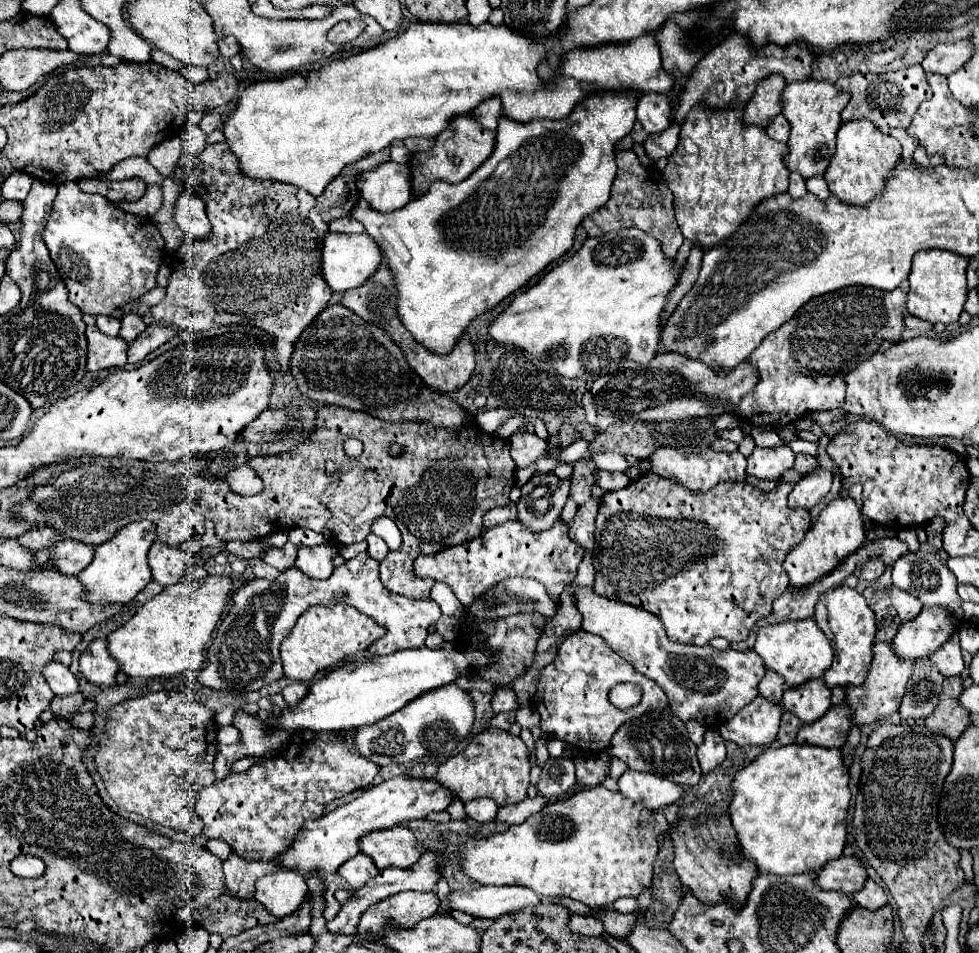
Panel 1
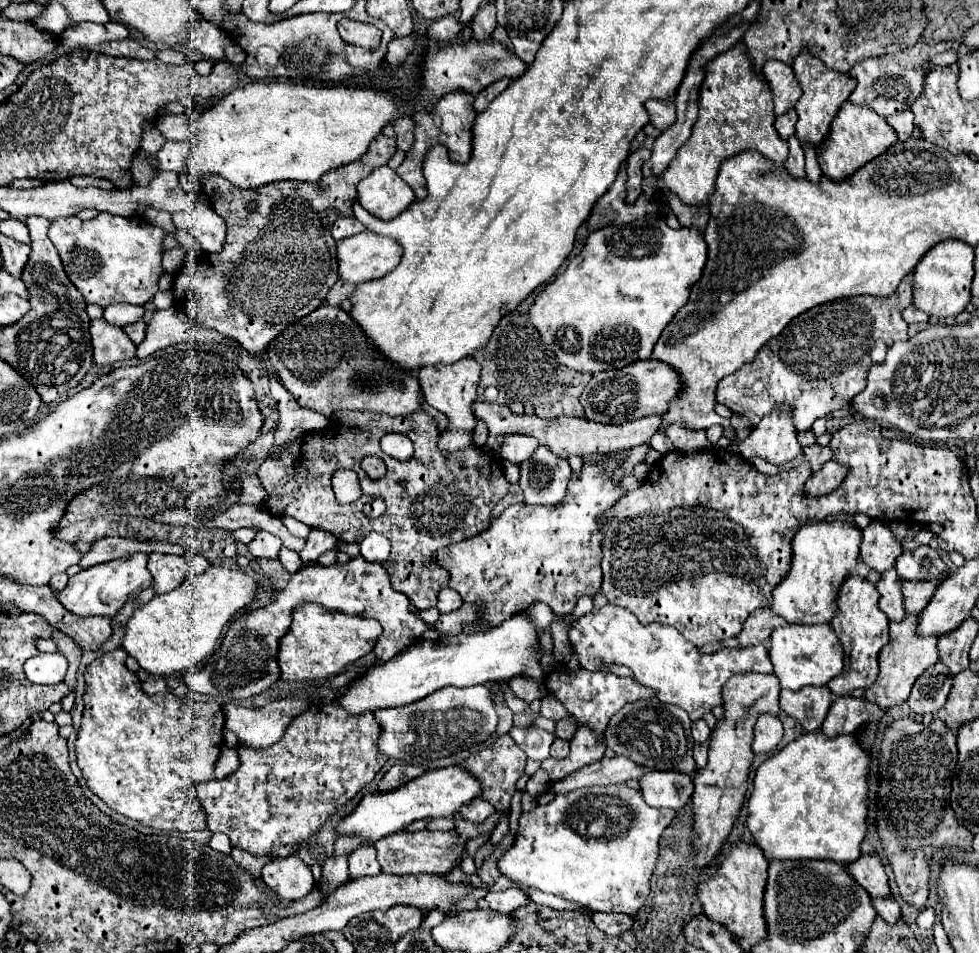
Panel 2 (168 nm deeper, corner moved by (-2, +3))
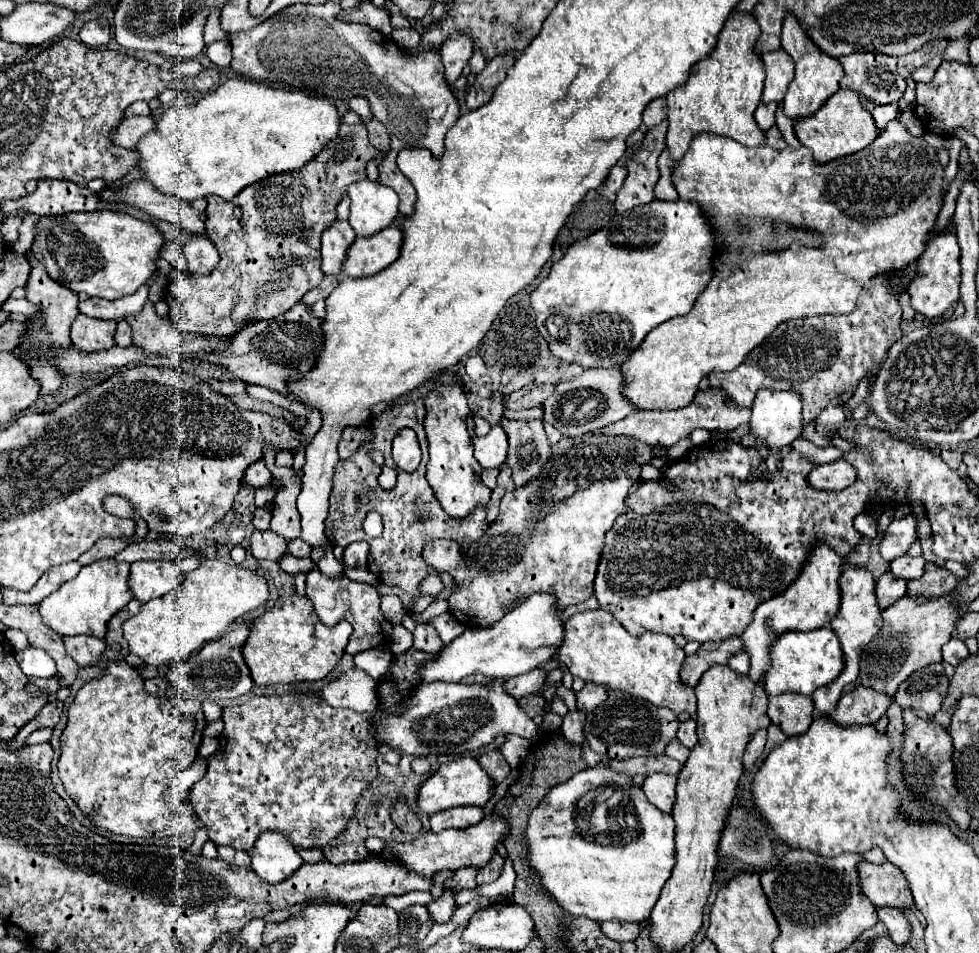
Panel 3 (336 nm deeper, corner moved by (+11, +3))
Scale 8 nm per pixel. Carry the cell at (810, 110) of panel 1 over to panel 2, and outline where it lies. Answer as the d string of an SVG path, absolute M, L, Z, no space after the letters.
M801 52L795 62L793 62L793 70L795 70L795 78L801 84L801 98L795 104L795 110L799 114L797 120L797 140L801 144L813 144L813 148L821 148L827 134L831 132L831 122L837 116L839 108L843 106L843 102L849 98L849 94L855 88L855 80L843 72L835 72L823 66L821 60L813 58L809 52Z

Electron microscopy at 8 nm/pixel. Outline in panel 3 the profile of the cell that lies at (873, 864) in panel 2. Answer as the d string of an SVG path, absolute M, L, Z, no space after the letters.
M862 862L858 870L860 870L860 882L864 888L864 894L870 898L874 906L878 908L892 906L920 916L920 912L914 906L912 892L908 888L908 880L894 864Z

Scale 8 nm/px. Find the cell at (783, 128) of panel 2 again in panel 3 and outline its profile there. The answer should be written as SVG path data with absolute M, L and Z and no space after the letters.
M768 102L768 104L758 104L756 112L754 112L754 120L758 122L758 126L762 130L768 130L772 124L774 124L774 114L776 114L776 108L778 104L776 102Z

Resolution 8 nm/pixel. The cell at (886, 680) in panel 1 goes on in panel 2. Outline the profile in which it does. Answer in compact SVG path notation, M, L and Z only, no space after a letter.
M905 616L901 622L889 622L889 642L879 652L879 676L873 686L865 690L865 700L877 702L881 710L893 708L897 704L903 704L909 698L913 682L931 666L937 662L937 638L917 638L915 636L917 616Z

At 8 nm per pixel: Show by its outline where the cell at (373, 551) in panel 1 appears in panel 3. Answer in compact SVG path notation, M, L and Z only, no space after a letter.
M352 542L350 546L344 548L342 560L346 566L350 568L358 568L358 566L366 566L368 560L368 542Z

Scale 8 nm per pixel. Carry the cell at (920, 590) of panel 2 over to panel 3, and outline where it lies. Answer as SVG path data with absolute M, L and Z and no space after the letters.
M926 562L926 574L918 580L908 580L908 594L910 596L942 596L956 588L958 578L946 570L944 566Z

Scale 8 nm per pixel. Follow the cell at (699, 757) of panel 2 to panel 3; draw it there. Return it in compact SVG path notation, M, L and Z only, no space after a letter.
M676 738L674 740L670 740L668 742L668 748L666 748L666 754L670 756L670 758L674 758L674 760L678 760L678 762L686 762L688 760L688 756L690 756L690 750L686 748L686 746L682 746Z

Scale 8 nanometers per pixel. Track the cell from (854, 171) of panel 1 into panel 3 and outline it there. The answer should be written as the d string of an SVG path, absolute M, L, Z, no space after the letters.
M840 88L812 116L796 120L794 122L794 132L796 132L798 140L800 140L800 144L812 150L814 160L818 164L826 164L826 162L836 160L840 156L854 154L860 148L870 146L878 136L878 128L876 128L876 124L872 120L872 114L860 104L858 94L848 90L848 88Z

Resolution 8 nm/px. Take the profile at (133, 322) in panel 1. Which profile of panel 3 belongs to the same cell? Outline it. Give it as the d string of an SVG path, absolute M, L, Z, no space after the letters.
M120 320L118 328L116 328L116 344L118 346L130 346L132 344L132 330L130 330L130 324L124 320Z

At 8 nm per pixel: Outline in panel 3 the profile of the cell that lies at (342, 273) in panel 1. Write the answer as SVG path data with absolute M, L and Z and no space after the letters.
M392 224L374 236L356 238L348 250L342 272L352 278L378 274L400 256L402 238L402 228L398 224Z

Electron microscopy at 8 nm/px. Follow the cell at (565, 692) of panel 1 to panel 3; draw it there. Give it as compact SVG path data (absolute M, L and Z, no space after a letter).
M586 684L578 694L578 708L584 712L592 712L592 708L596 708L600 702L606 700L606 686L600 684Z

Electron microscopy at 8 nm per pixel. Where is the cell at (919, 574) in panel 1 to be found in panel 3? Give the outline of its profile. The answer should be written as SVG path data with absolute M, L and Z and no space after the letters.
M900 556L896 560L890 562L890 572L898 578L904 578L904 580L914 580L914 578L920 578L924 574L924 564L926 560L920 556L920 558L914 558L914 556Z

